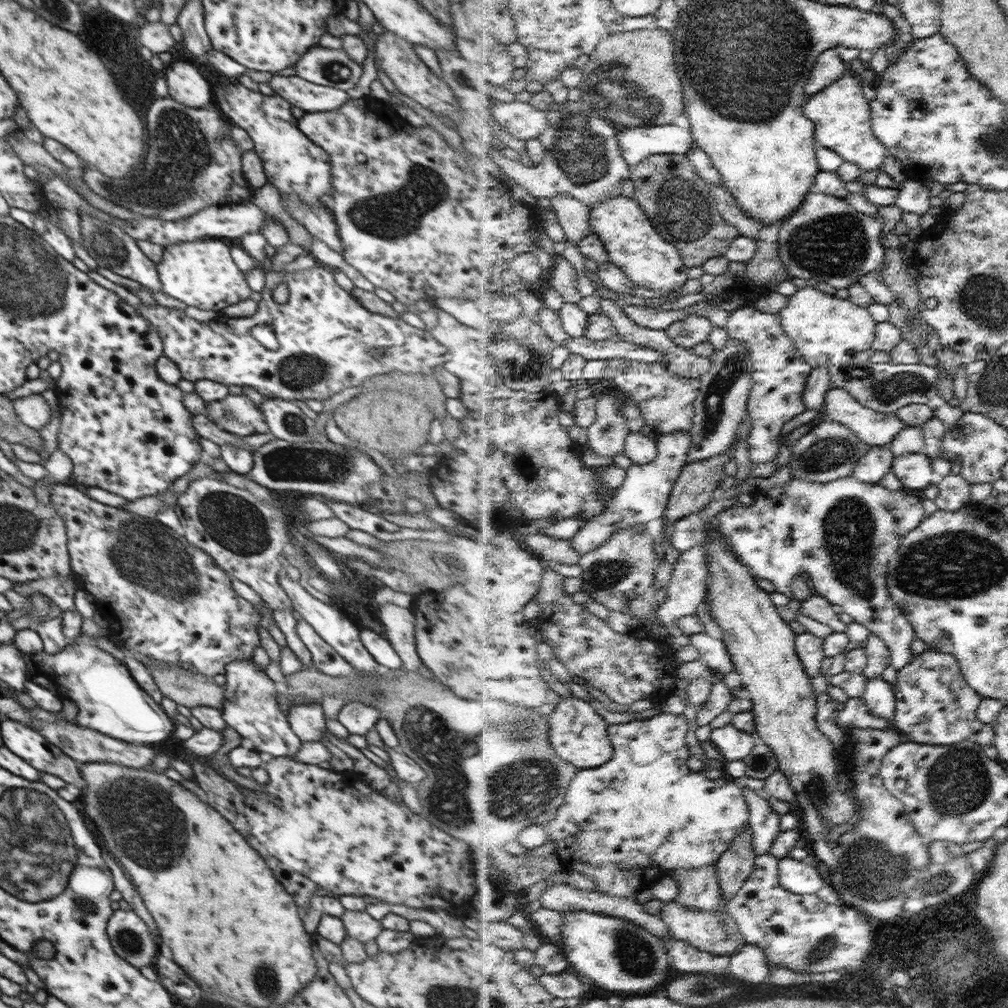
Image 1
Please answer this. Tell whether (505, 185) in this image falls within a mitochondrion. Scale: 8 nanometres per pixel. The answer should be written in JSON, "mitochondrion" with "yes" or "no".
{"mitochondrion":"no"}

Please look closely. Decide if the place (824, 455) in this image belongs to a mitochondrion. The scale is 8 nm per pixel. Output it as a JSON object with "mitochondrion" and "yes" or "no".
{"mitochondrion":"yes"}

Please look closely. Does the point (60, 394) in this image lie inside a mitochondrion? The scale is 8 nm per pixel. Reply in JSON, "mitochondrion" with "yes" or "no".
{"mitochondrion":"no"}

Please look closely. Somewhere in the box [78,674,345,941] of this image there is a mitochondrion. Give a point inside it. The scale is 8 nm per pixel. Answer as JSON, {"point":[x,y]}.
{"point":[141,818]}

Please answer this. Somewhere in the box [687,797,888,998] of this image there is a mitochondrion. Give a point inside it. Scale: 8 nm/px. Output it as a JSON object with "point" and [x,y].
{"point":[816,953]}

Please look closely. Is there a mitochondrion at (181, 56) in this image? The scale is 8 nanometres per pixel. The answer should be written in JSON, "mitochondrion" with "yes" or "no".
{"mitochondrion":"no"}

